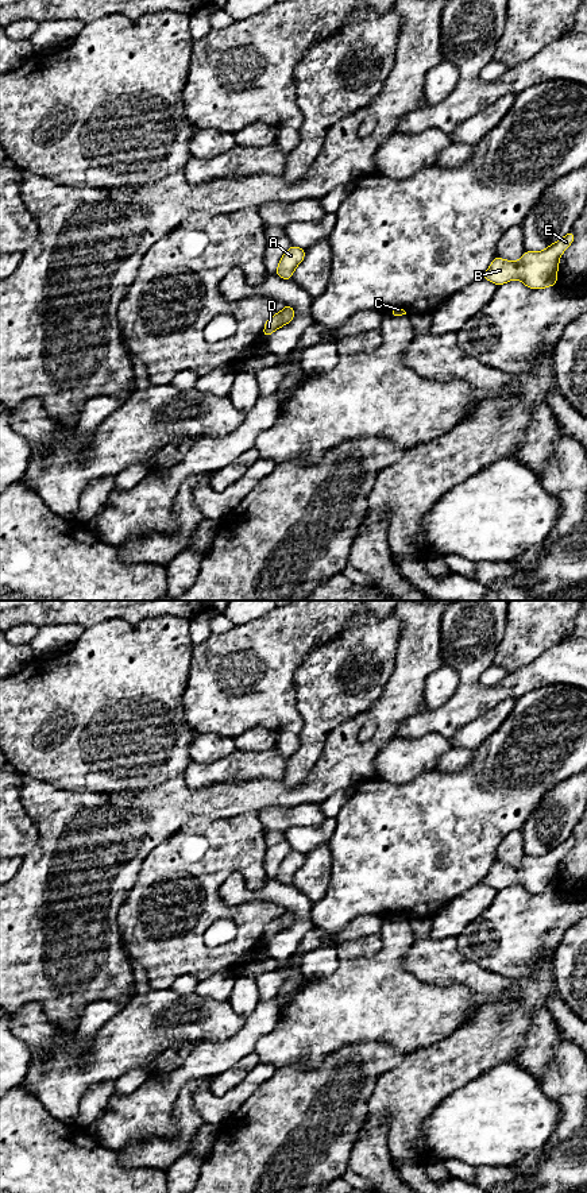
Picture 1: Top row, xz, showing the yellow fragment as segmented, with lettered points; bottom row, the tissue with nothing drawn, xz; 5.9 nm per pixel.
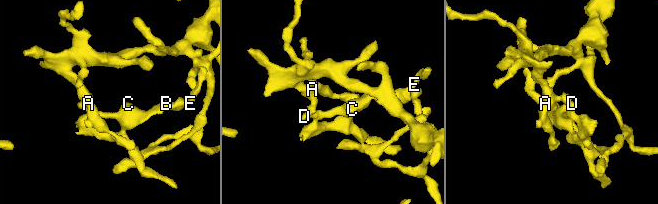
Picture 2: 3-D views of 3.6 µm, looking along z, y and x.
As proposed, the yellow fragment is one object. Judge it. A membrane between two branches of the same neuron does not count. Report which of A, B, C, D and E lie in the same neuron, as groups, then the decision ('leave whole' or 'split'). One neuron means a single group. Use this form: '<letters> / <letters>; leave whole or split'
A / B C D E; split

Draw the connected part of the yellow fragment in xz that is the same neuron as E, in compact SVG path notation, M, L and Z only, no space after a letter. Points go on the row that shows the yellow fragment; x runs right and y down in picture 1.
M574 231L548 248L533 252L525 251L518 262L495 256L488 270L480 277L498 286L520 279L529 289L544 289L557 285L557 269L561 254L575 240Z

